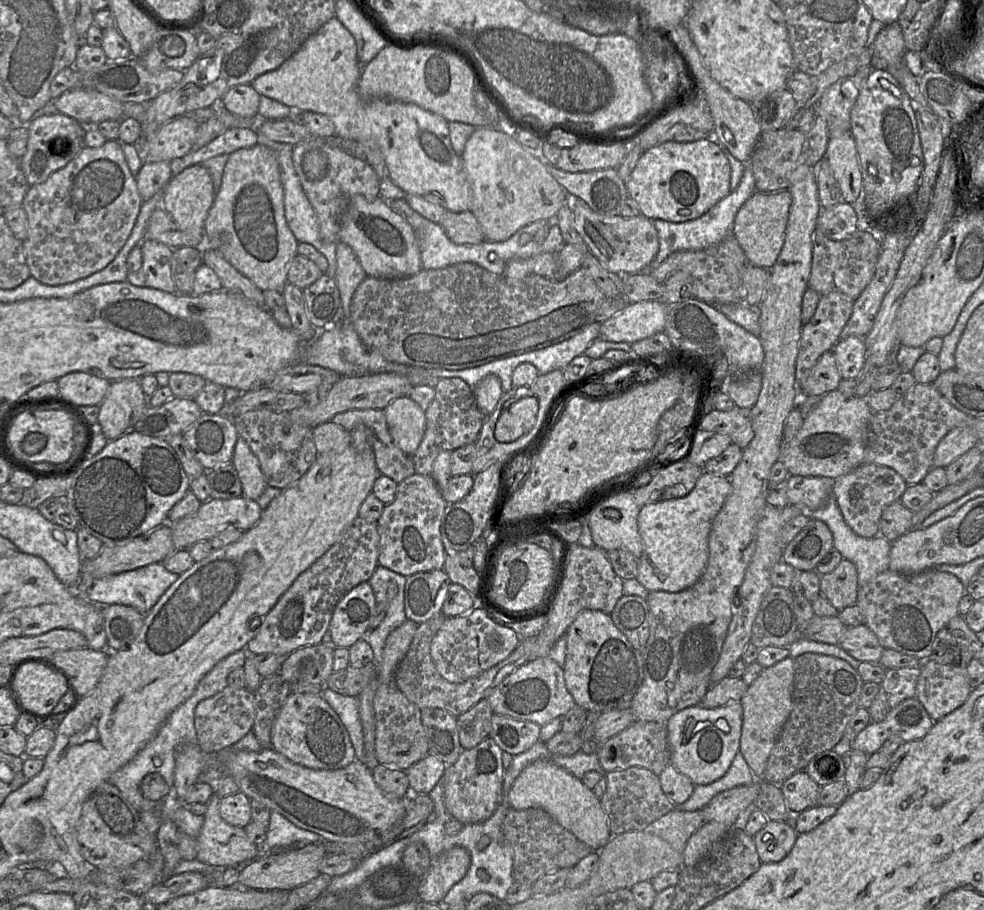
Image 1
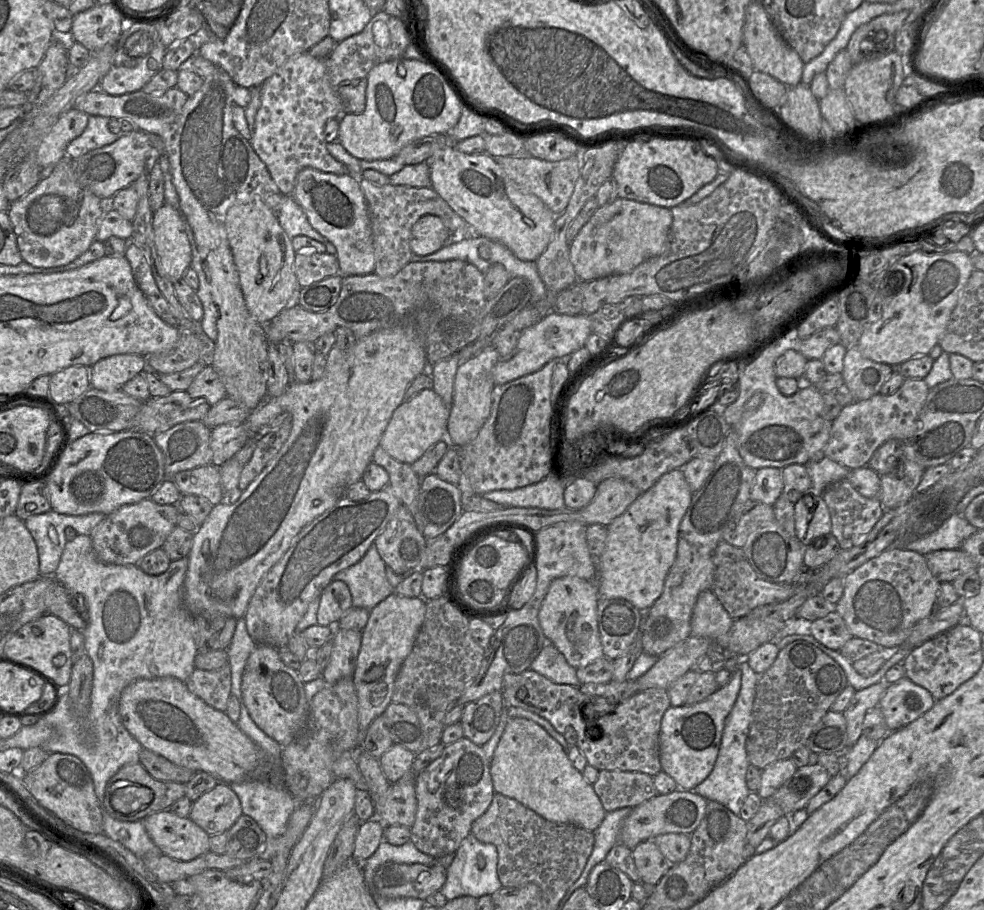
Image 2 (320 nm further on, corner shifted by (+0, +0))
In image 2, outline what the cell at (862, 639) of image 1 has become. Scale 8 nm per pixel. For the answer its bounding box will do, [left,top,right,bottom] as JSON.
[811,612,853,651]

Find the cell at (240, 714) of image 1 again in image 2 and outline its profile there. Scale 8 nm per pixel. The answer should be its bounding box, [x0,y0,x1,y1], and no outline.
[185,664,231,712]

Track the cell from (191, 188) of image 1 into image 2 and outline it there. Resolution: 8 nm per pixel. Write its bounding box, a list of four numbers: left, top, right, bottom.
[153,203,192,281]

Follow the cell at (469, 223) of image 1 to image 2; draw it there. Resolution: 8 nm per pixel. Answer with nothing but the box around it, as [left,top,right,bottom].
[410,215,451,256]

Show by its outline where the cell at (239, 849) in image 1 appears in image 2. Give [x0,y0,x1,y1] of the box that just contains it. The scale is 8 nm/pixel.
[143,810,210,861]

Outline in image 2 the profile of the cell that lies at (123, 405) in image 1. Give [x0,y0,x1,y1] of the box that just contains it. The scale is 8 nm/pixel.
[89,354,146,392]

